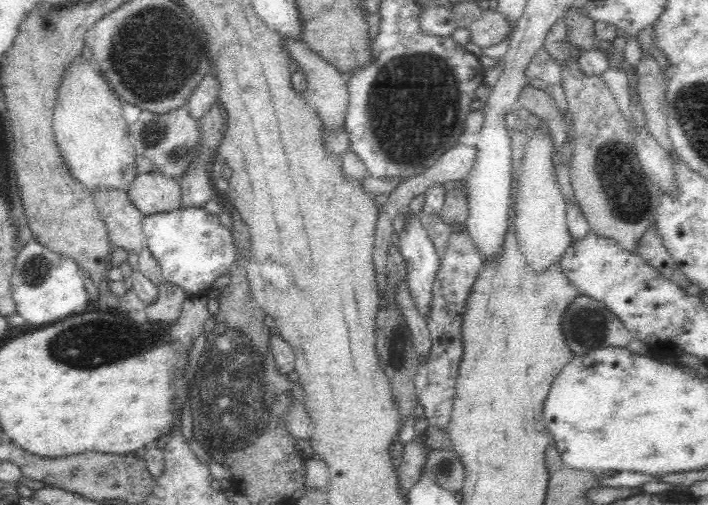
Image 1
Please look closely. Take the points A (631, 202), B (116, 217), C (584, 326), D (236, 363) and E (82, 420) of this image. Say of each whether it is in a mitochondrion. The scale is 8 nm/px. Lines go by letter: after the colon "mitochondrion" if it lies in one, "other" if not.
A: mitochondrion
B: other
C: mitochondrion
D: mitochondrion
E: other

